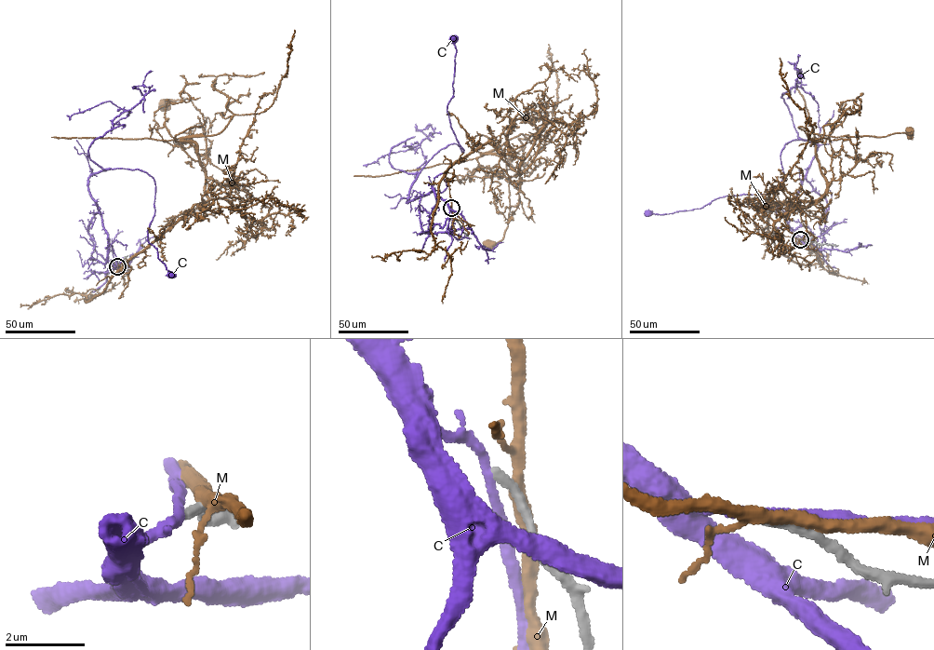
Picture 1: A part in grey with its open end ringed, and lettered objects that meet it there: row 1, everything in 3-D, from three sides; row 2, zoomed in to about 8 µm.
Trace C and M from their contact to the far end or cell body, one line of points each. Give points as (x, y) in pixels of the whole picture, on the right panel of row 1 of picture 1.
C: (800, 238), (786, 210), (818, 145), (800, 140), (784, 144), (783, 176), (767, 194), (647, 214)
M: (802, 239), (767, 223), (773, 205), (807, 206), (826, 189), (799, 127), (908, 131)

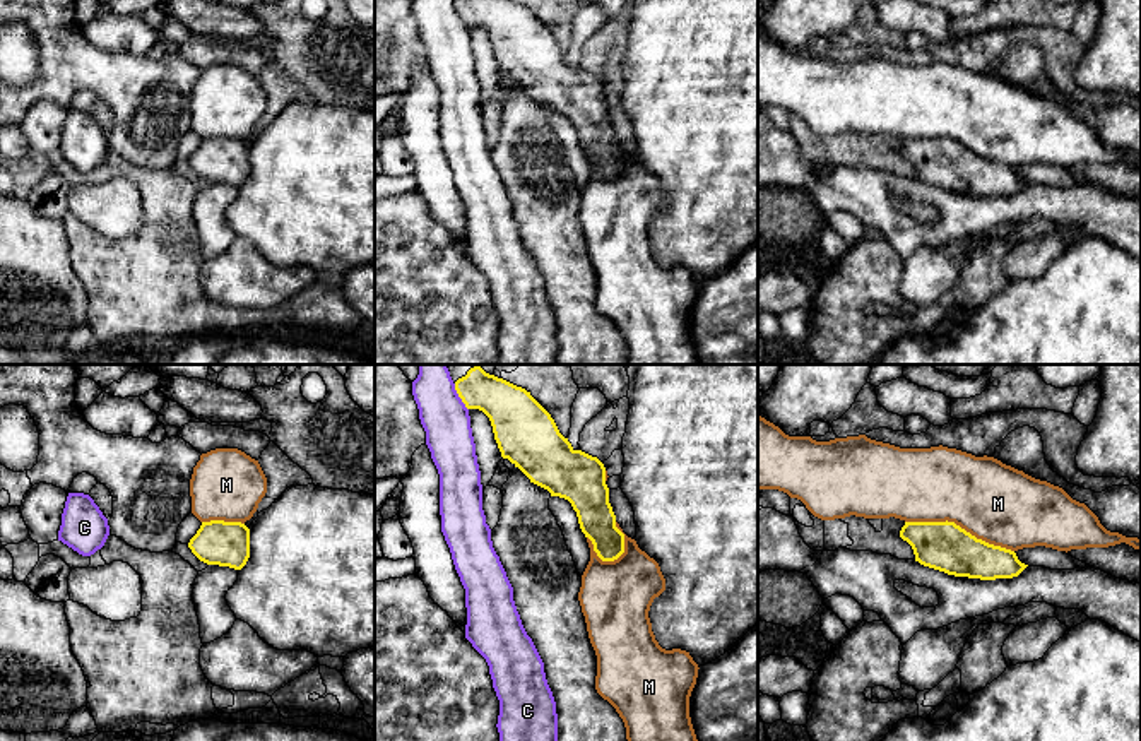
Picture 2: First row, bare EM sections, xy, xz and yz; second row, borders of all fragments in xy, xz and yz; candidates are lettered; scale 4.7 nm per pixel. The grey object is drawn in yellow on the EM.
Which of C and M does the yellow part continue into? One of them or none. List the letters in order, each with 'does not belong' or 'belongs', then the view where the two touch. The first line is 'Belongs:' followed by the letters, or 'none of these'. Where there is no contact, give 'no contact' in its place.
Belongs: none of these
C: does not belong; contact in xz
M: does not belong; contact in yz

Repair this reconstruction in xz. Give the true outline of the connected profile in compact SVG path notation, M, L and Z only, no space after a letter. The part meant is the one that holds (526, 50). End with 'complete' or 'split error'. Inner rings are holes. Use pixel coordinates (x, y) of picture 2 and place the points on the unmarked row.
M455 0L455 7L467 26L479 26L489 34L501 74L518 84L530 99L547 106L551 113L568 116L597 173L602 178L618 176L624 169L624 151L616 144L604 80L597 74L575 67L559 50L551 31L522 3L513 0Z; complete

